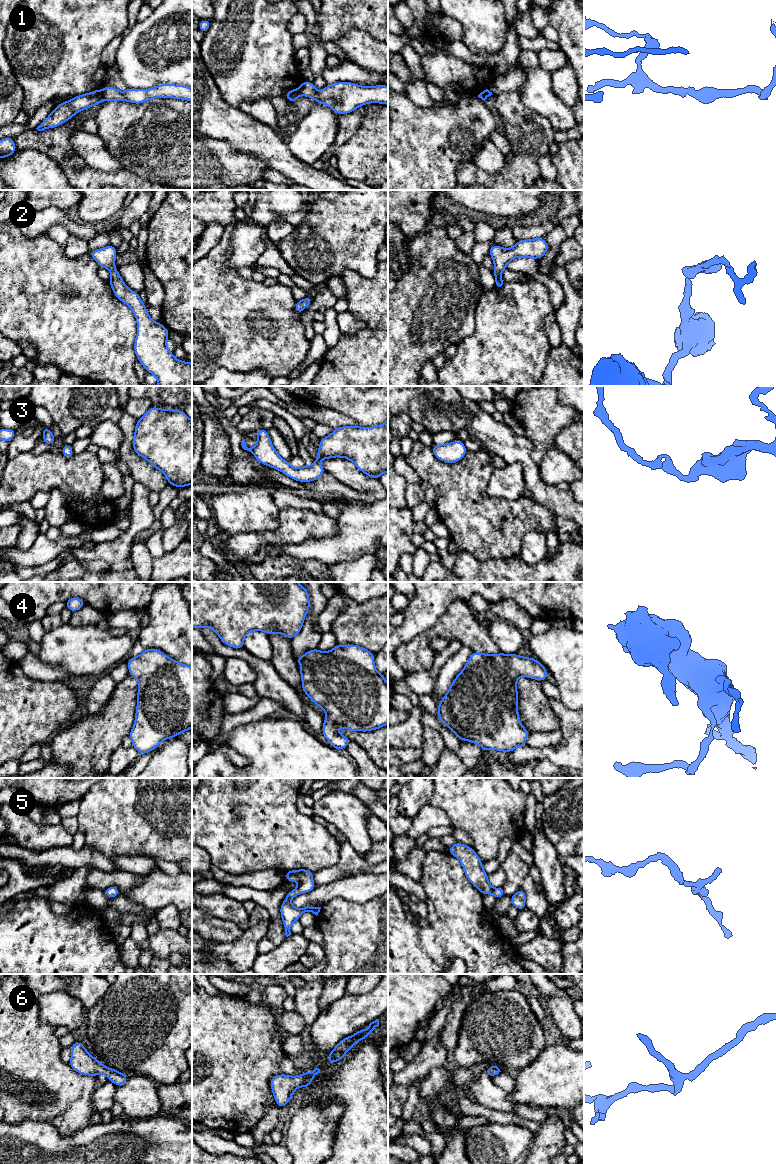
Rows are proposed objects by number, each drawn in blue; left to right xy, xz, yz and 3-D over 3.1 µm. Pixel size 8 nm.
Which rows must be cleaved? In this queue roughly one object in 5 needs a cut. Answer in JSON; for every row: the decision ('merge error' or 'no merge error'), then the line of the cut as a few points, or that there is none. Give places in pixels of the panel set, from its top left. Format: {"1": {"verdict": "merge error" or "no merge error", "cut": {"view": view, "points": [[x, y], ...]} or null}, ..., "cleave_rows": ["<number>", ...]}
{"1": {"verdict": "merge error", "cut": {"view": "xy", "points": [[102, 90], [103, 99]]}}, "2": {"verdict": "no merge error", "cut": null}, "3": {"verdict": "no merge error", "cut": null}, "4": {"verdict": "no merge error", "cut": null}, "5": {"verdict": "no merge error", "cut": null}, "6": {"verdict": "no merge error", "cut": null}, "cleave_rows": ["1"]}

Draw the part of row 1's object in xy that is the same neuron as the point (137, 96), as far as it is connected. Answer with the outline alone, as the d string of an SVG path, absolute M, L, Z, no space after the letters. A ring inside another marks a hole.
M165 83L150 89L128 88L124 92L111 86L105 86L103 89L104 101L128 101L134 104L141 104L154 98L174 98L192 101L192 88L185 85Z

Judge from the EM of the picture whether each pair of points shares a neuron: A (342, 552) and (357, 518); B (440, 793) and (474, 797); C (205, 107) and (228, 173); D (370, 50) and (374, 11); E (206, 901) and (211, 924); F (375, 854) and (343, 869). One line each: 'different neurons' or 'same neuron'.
A: same neuron
B: same neuron
C: different neurons
D: different neurons
E: different neurons
F: same neuron

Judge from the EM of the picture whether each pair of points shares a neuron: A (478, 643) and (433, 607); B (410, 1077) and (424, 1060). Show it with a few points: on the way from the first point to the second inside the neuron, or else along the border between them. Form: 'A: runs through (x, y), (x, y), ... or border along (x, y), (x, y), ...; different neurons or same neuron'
A: border along (462, 600), (456, 599), (438, 620), (426, 630); different neurons
B: runs through (413, 1073), (422, 1064); same neuron

